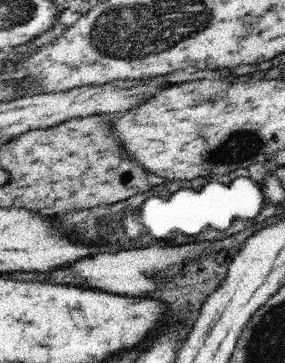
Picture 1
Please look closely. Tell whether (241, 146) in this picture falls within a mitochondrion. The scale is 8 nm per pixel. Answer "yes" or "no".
yes

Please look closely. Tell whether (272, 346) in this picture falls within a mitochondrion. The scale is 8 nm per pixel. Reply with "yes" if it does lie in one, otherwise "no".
yes

